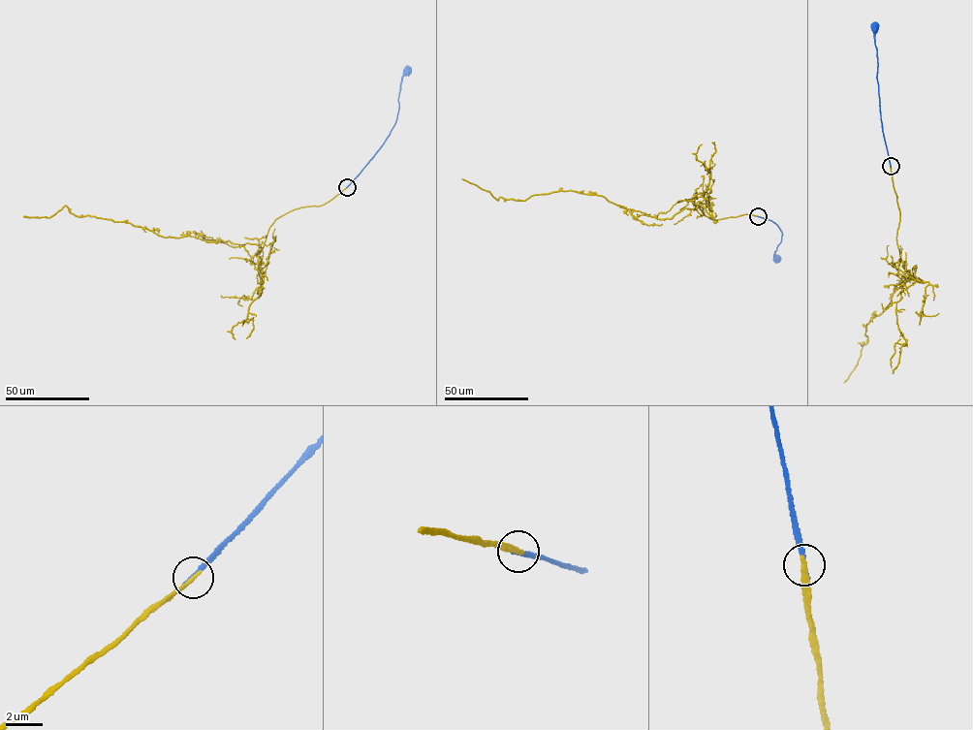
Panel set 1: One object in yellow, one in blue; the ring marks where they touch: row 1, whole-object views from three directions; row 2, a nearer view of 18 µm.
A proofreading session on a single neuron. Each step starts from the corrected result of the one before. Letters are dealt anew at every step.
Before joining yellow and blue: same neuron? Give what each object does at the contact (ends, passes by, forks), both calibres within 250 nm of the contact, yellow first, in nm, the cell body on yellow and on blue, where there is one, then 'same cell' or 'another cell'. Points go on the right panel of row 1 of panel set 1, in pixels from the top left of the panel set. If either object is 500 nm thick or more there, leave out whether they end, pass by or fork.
yellow ends there; blue ends there; 260 nm thick on the yellow side, 240 nm on the other; no cell body on yellow; cell body of blue at (874, 26); another cell

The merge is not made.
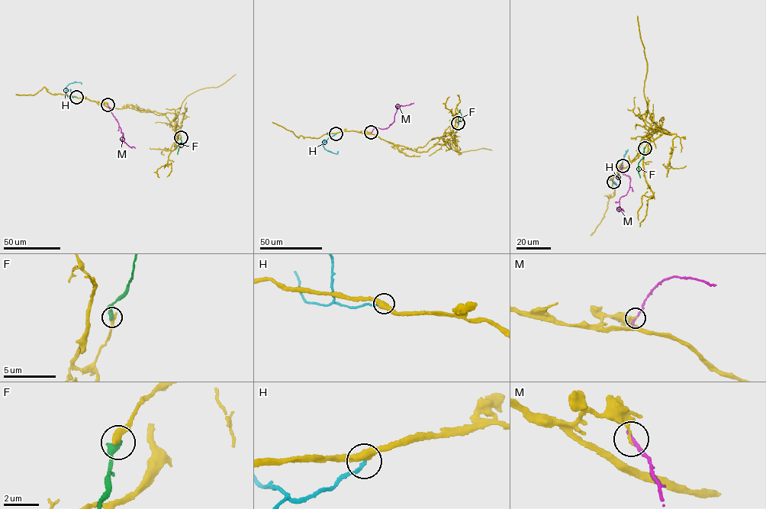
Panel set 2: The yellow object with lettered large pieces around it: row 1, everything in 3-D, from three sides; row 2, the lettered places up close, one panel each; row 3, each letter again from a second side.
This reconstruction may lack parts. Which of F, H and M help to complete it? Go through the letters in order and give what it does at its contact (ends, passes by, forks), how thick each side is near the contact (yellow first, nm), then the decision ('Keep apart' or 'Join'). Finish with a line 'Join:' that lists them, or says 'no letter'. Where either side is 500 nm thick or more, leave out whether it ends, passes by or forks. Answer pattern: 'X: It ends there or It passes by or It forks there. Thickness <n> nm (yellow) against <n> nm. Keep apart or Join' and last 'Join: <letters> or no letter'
F: It ends there. Thickness 420 nm (yellow) against 400 nm. Keep apart
H: It ends there. Thickness 440 nm (yellow) against 180 nm. Keep apart
M: It ends there. Thickness 150 nm (yellow) against 220 nm. Keep apart
Join: no letter

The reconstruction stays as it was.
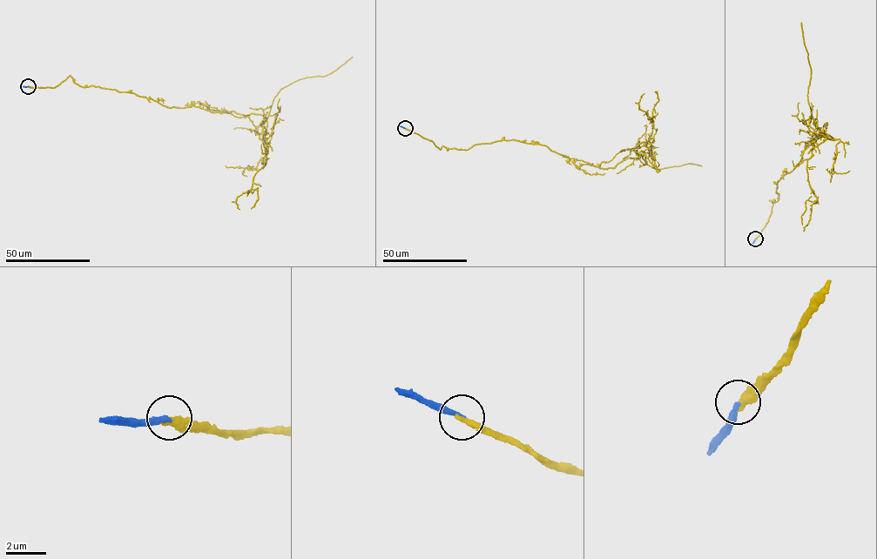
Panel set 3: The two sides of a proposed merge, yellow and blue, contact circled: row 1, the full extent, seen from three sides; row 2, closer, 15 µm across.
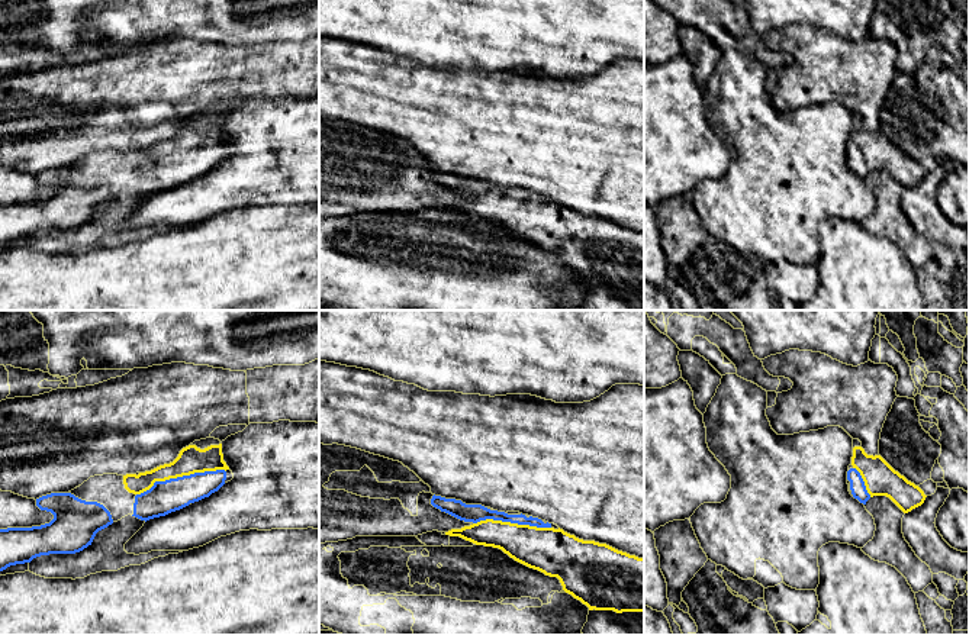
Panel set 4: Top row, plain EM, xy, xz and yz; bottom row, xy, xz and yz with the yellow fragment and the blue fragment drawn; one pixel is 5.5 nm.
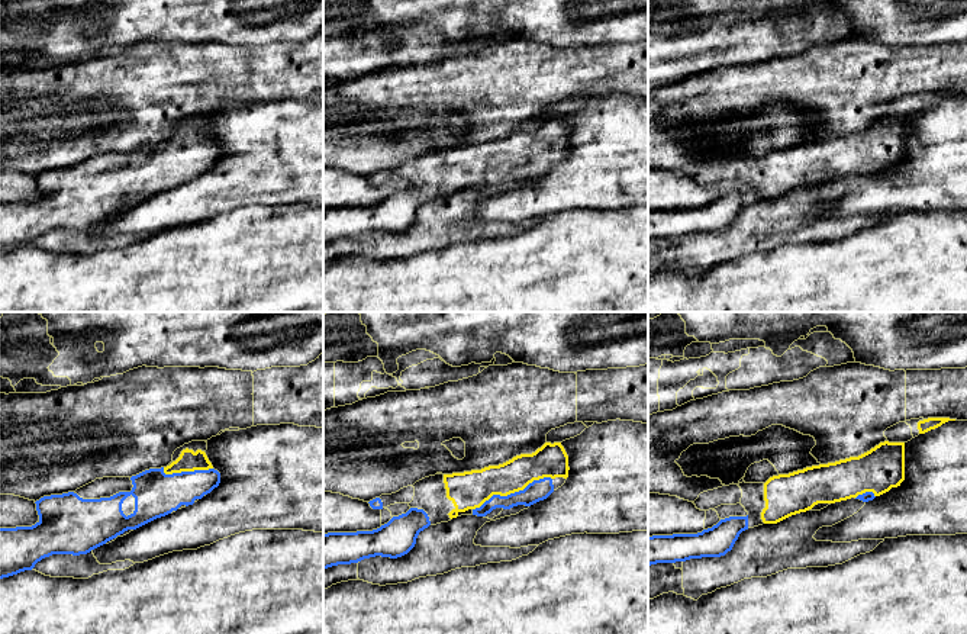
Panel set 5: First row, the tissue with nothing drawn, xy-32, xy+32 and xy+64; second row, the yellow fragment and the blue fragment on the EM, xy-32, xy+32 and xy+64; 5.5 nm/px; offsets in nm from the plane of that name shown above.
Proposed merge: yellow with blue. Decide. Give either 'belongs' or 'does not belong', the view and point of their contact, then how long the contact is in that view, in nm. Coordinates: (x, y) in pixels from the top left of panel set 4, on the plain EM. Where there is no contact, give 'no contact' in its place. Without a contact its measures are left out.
belongs; contact xy (180, 151); length 500 nm

